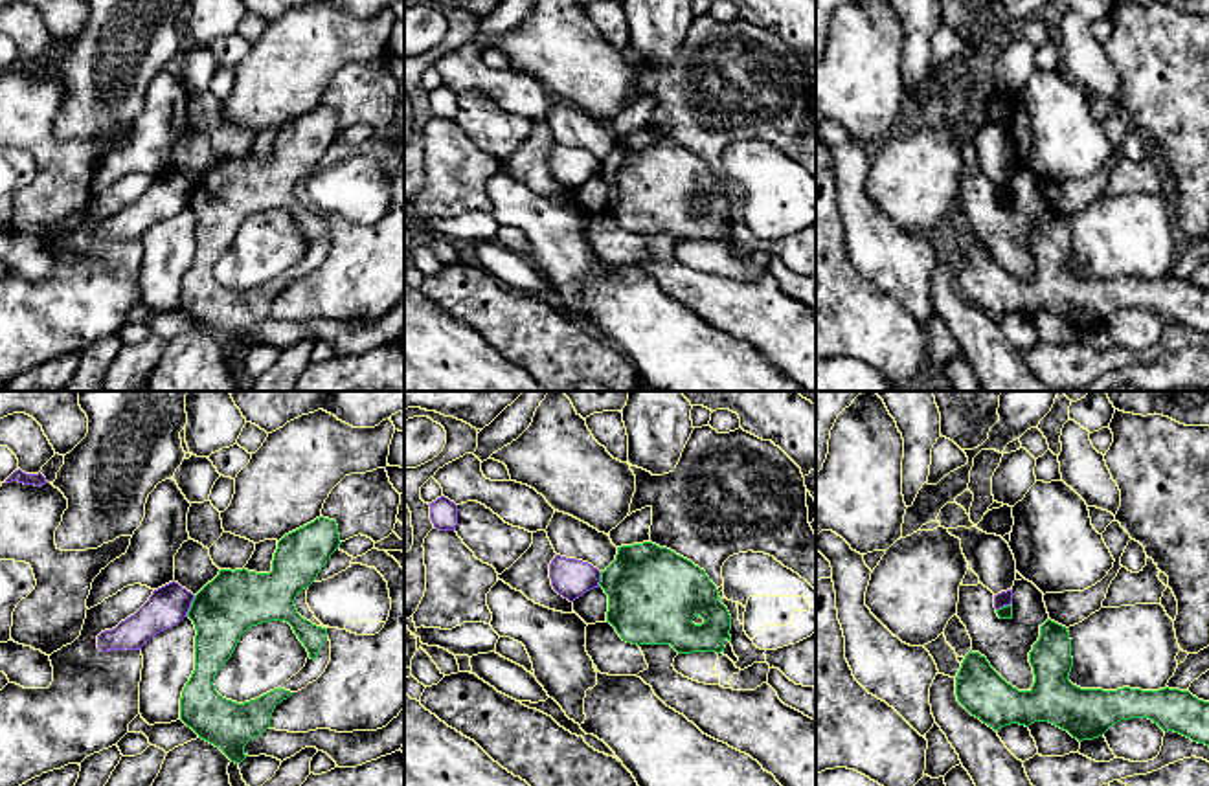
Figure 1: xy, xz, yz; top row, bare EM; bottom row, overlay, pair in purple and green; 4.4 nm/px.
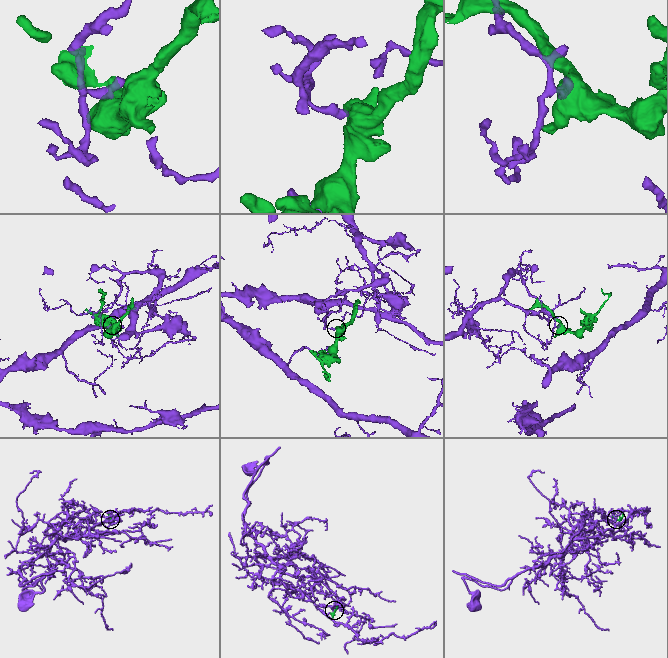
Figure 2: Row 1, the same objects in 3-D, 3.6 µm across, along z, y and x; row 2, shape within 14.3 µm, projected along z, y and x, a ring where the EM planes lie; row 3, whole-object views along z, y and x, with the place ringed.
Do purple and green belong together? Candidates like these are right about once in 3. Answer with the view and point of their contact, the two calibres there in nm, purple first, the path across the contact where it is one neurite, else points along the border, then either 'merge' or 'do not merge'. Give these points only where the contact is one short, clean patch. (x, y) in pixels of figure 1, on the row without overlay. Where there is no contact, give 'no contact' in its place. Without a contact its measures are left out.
xy (190, 195) | 170/280 nm | along xy (195, 184), (186, 204) | do not merge

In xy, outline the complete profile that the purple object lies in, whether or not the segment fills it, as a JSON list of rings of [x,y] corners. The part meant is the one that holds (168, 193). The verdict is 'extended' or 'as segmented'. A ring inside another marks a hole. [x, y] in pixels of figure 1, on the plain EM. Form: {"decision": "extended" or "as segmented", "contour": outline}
{"decision": "as segmented", "contour": [[[175,169],[154,178],[134,204],[97,224],[97,237],[101,241],[141,239],[153,224],[187,206],[193,187],[195,184]]]}

